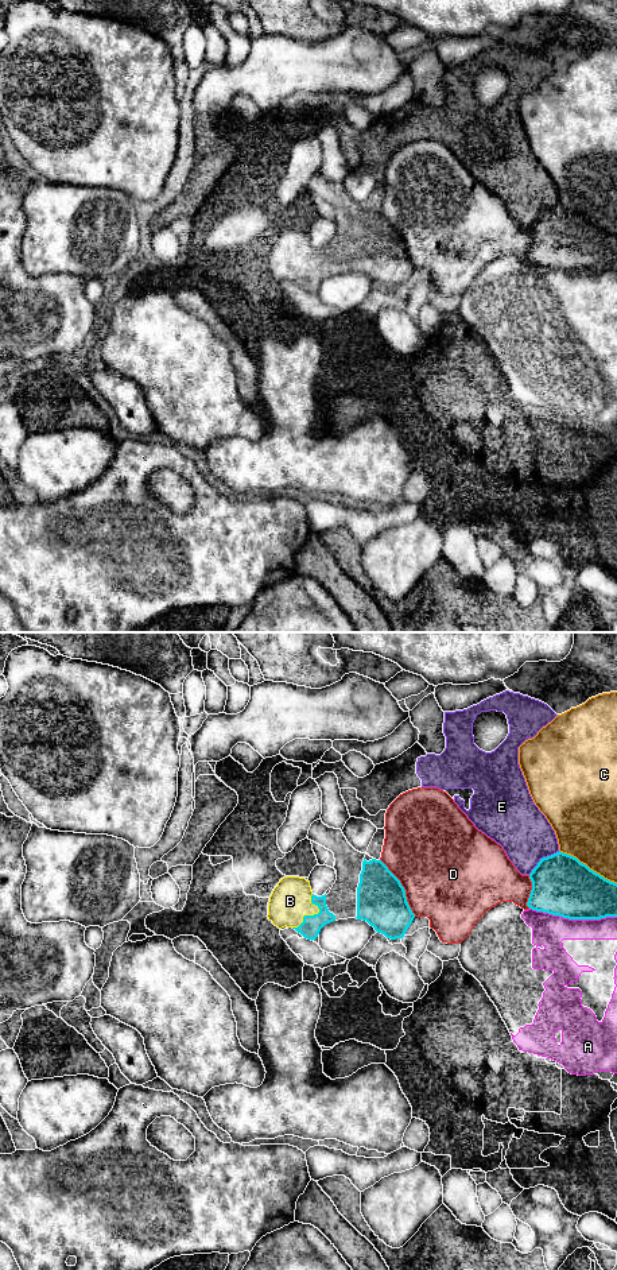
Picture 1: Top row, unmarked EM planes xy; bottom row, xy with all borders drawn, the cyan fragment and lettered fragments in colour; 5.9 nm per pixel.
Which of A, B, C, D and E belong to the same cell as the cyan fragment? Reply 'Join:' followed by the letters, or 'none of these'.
Join: B

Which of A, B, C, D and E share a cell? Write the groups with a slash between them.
A / B / C / D / E

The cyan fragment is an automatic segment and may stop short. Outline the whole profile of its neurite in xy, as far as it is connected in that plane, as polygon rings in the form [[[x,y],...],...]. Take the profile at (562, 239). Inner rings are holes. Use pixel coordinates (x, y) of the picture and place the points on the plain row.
[[[559,204],[540,212],[529,232],[532,243],[527,259],[532,263],[569,272],[617,270],[617,236],[605,232],[571,208]]]

